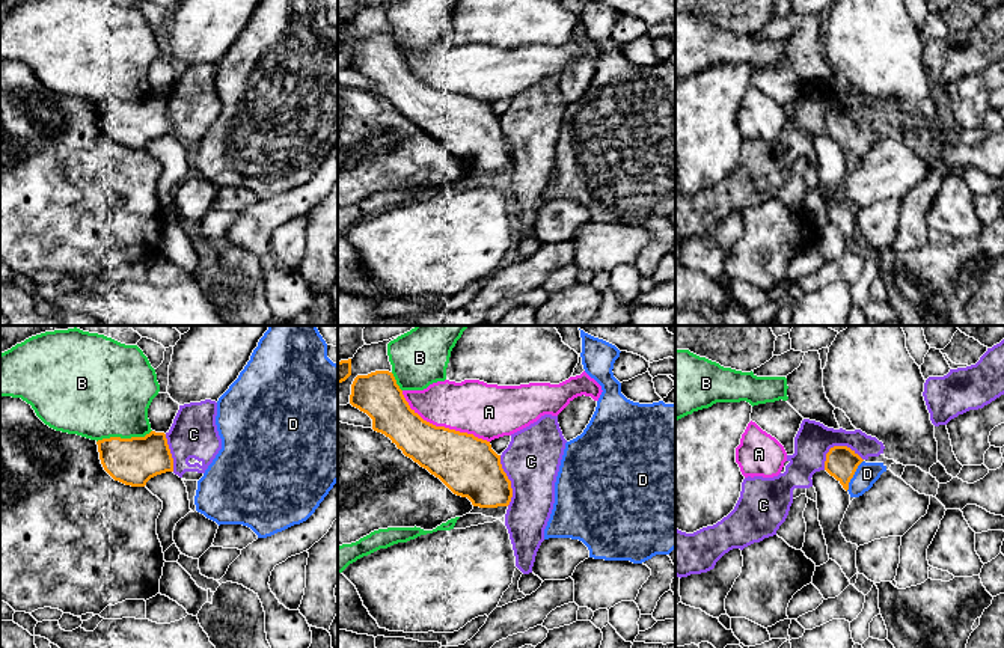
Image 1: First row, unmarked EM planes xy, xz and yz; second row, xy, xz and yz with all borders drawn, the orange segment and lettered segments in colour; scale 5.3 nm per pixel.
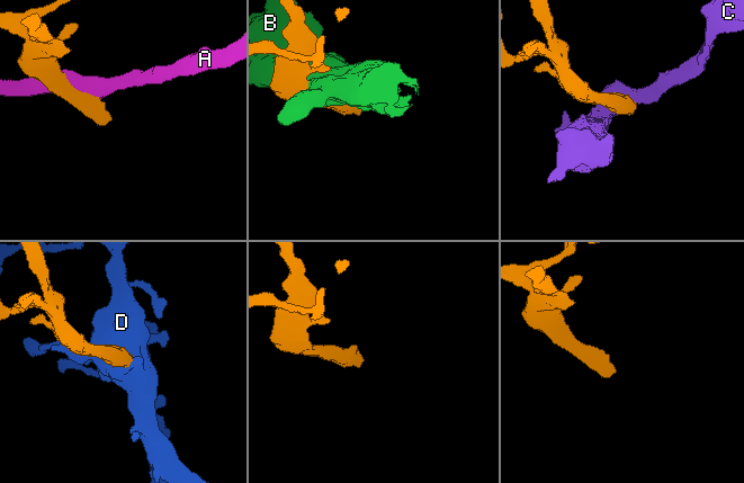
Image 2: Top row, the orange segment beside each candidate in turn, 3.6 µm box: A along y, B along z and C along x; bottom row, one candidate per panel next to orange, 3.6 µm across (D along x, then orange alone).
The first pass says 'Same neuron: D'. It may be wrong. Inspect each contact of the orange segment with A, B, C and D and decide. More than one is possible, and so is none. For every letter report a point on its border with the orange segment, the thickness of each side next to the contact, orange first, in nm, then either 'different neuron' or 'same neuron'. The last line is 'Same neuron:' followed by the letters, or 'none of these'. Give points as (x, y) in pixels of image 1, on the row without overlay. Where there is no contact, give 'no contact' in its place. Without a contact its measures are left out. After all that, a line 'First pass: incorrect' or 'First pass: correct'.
A: contact xz (442, 89); calibres 320 and 280 nm; different neuron
B: contact xy (124, 101); calibres 260 and 440 nm; different neuron
C: contact yz (835, 109); calibres 170 and 190 nm; different neuron
D: contact yz (854, 136); calibres 170 and 120 nm; same neuron
Same neuron: D
First pass: correct

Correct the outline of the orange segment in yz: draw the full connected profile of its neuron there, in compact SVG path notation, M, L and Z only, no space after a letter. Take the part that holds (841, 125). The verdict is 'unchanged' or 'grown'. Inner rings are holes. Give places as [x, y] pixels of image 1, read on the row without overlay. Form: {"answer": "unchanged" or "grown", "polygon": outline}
{"answer": "grown", "polygon": "M834 109L826 116L825 133L843 148L850 160L859 160L886 134L886 128L865 125L847 109Z"}

